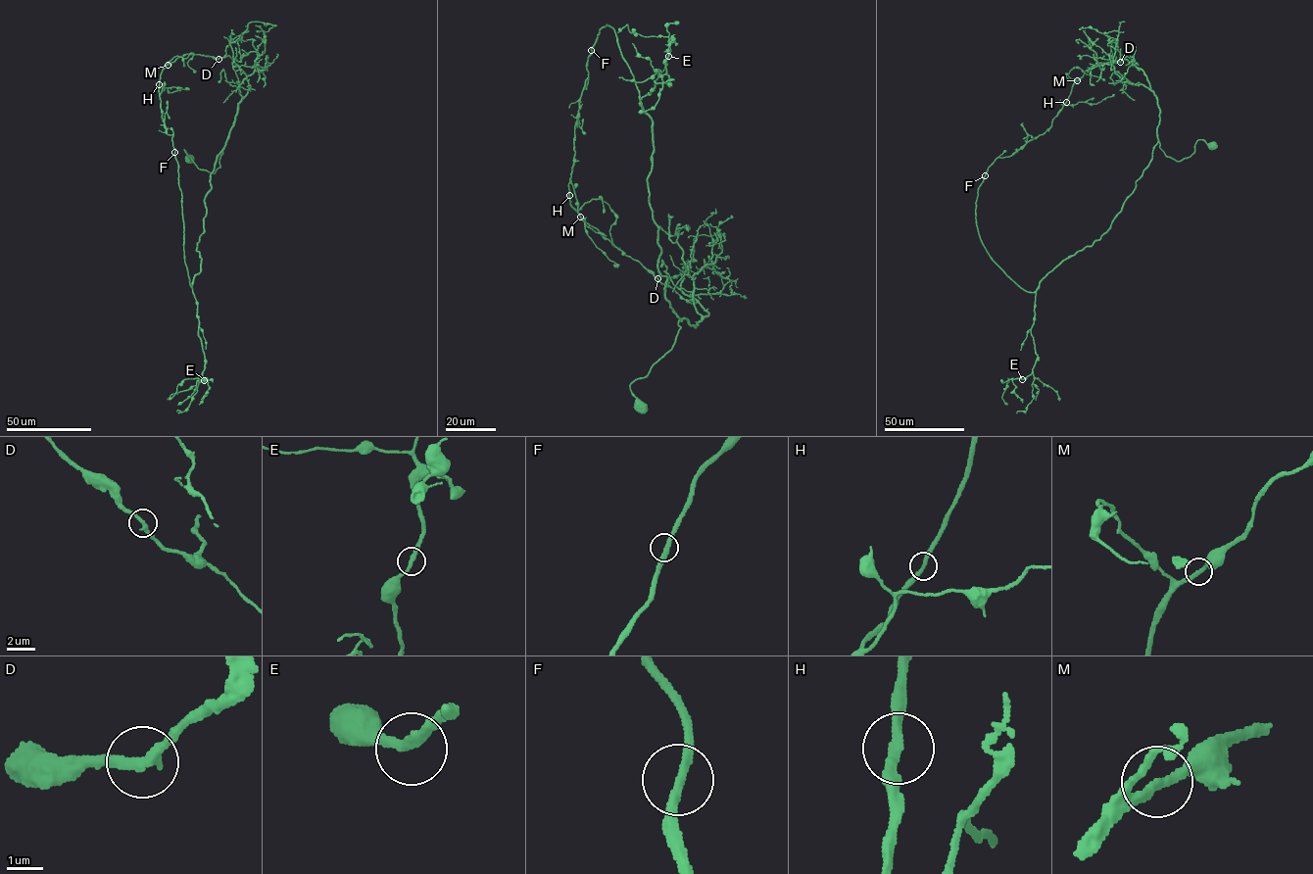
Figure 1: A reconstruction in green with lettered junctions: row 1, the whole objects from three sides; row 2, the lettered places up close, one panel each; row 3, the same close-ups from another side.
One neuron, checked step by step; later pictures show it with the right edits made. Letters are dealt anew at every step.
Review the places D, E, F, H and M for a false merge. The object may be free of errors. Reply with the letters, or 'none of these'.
none of these

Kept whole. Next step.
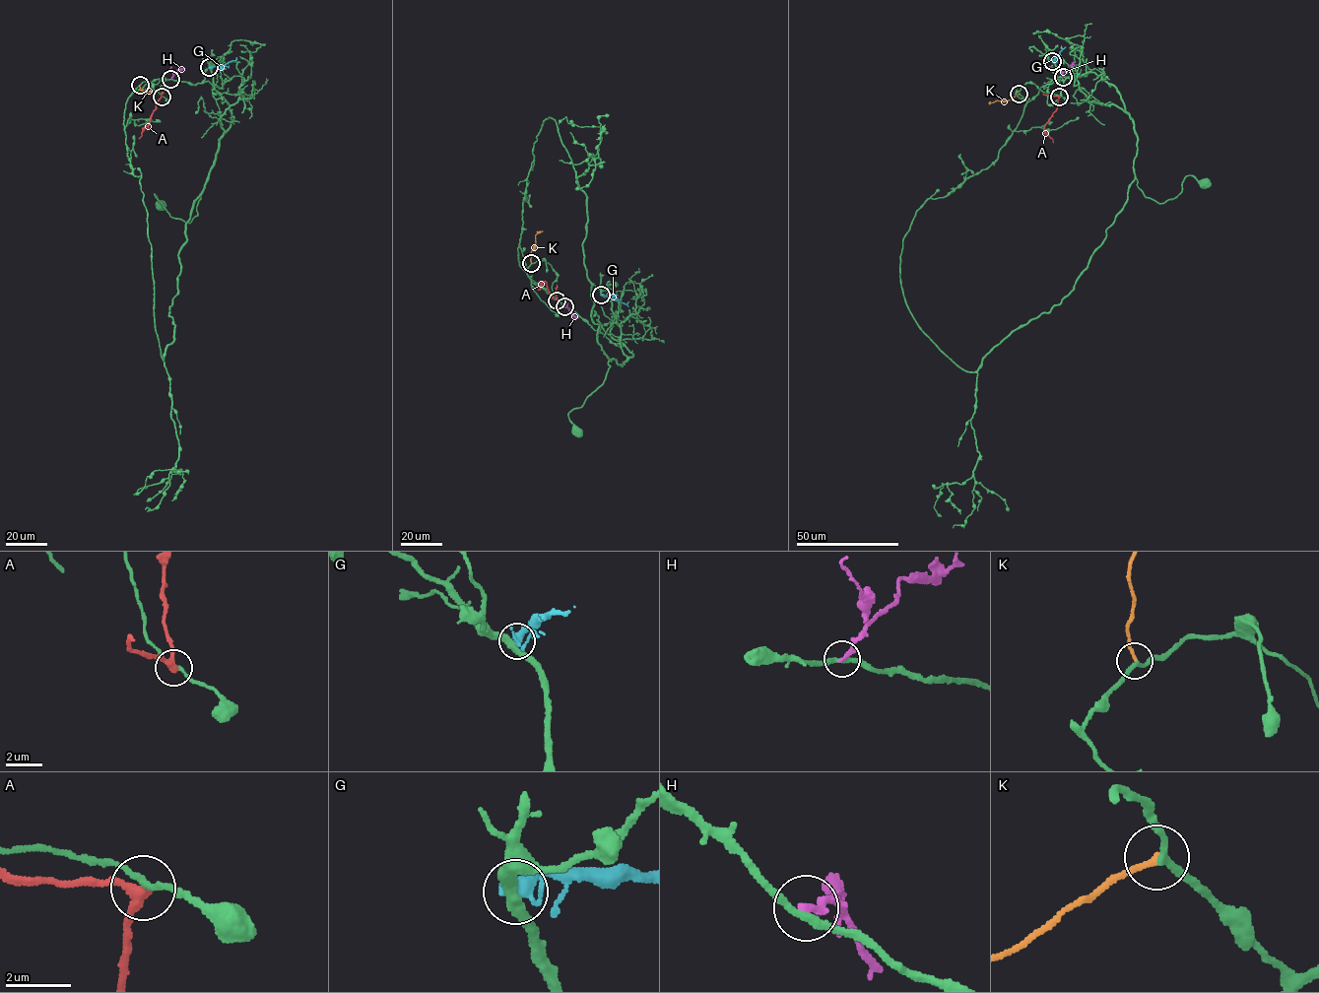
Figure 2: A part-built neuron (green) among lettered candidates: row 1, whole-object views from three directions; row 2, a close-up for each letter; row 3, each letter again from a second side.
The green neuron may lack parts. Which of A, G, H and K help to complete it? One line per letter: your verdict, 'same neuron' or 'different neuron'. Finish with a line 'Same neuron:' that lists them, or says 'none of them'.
A: different neuron
G: different neuron
H: different neuron
K: same neuron
Same neuron: K

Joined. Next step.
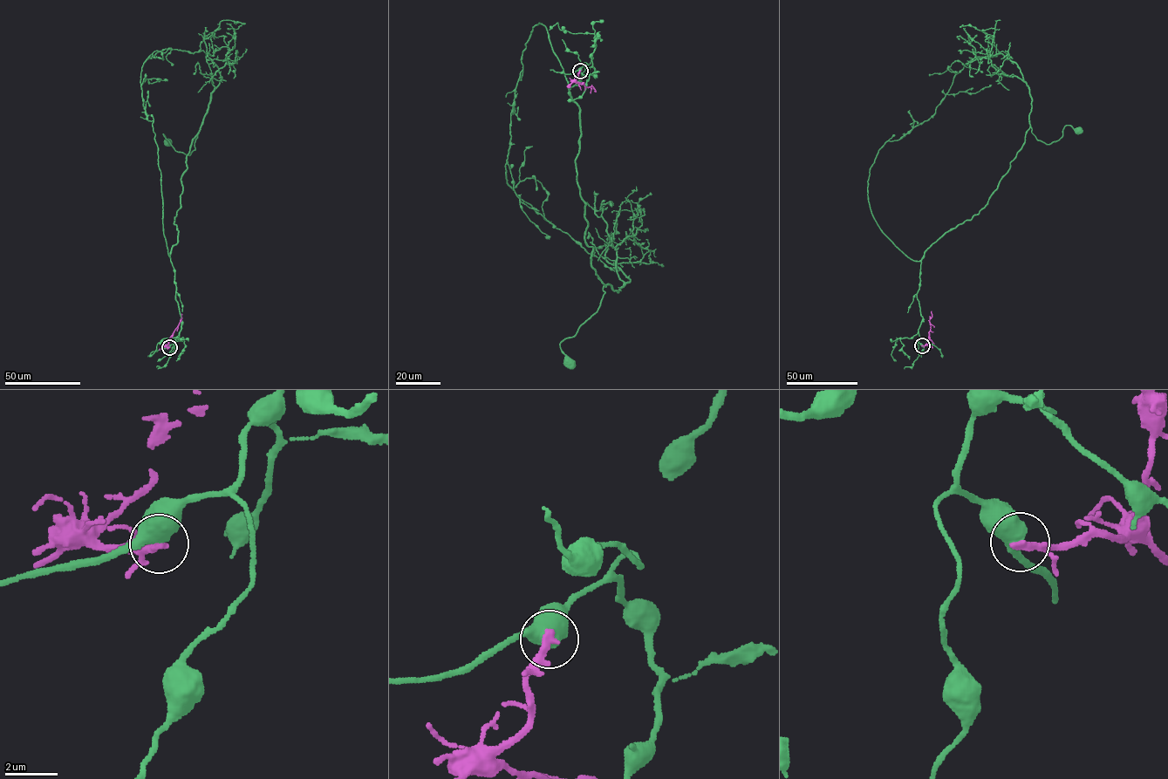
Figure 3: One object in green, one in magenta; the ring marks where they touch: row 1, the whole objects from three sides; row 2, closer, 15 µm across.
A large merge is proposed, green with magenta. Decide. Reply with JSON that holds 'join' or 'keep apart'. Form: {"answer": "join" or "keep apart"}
{"answer": "keep apart"}

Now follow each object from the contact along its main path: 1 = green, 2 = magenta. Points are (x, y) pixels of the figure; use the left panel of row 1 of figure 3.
1: (169, 347), (181, 325), (170, 255), (174, 222), (197, 135), (189, 155), (163, 134), (167, 143)
2: (169, 347), (166, 346), (181, 320), (181, 314)

